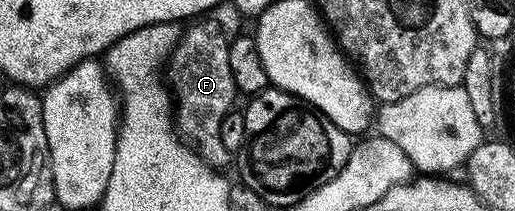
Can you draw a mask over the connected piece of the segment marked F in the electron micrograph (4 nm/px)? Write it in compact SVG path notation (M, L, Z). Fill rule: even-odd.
M203 22L192 23L190 26L187 26L192 26L192 28L184 27L182 29L179 41L176 42L171 55L167 57L167 63L165 65L165 80L169 85L169 91L173 97L173 119L175 122L175 131L179 133L180 137L182 137L190 147L195 149L195 153L198 154L202 160L211 165L212 169L223 170L223 167L225 167L230 160L232 163L233 156L232 153L225 150L225 146L221 143L221 134L219 133L221 130L221 118L225 118L225 114L236 107L235 96L237 97L237 89L233 82L233 70L229 70L229 36L224 29L220 28L219 25L214 22L208 22L208 24L199 23Z

